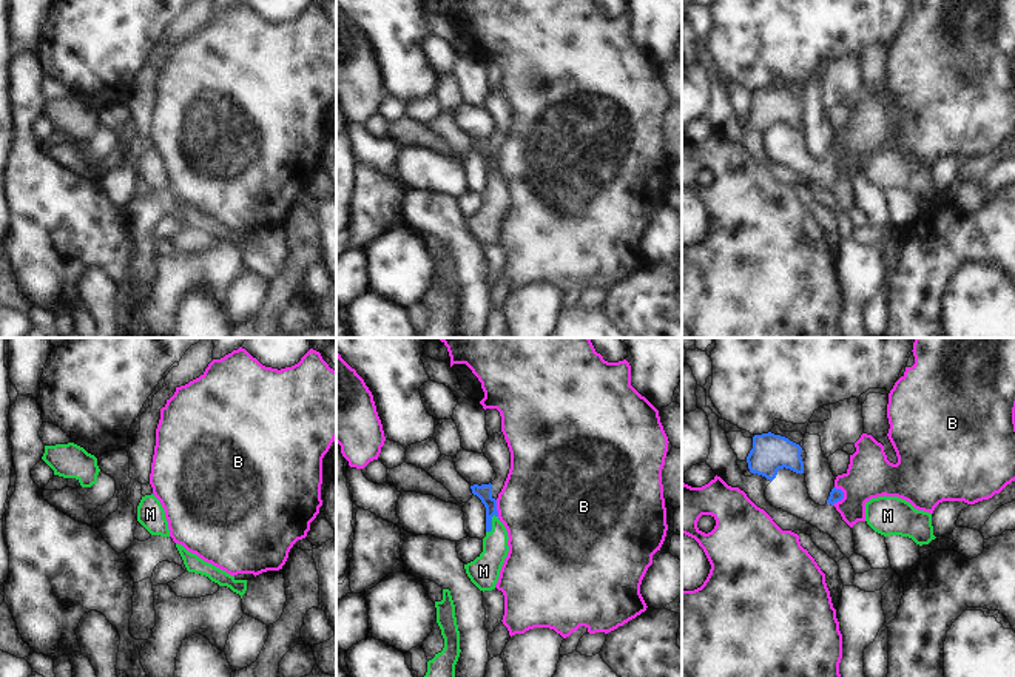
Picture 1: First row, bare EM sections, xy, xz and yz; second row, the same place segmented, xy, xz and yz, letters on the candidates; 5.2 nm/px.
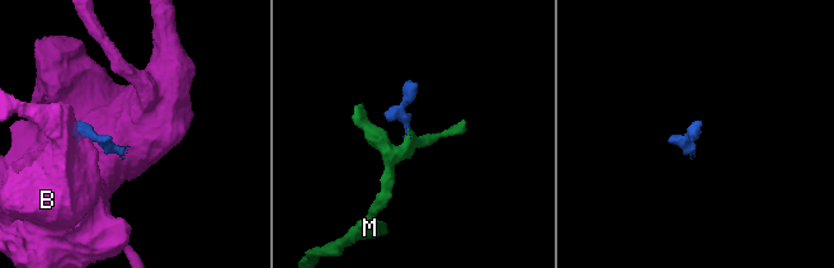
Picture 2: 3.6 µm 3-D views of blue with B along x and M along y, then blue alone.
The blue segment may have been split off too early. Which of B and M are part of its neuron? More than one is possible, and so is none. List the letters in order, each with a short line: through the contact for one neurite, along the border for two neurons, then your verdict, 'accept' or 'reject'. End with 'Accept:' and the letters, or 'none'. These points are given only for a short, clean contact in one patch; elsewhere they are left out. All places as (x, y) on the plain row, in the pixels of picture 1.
B: line yz (835, 141), (843, 147), (843, 151), (832, 159); reject
M: line xz (485, 145), (491, 159), (491, 178), (492, 212), (485, 224); accept
Accept: M

